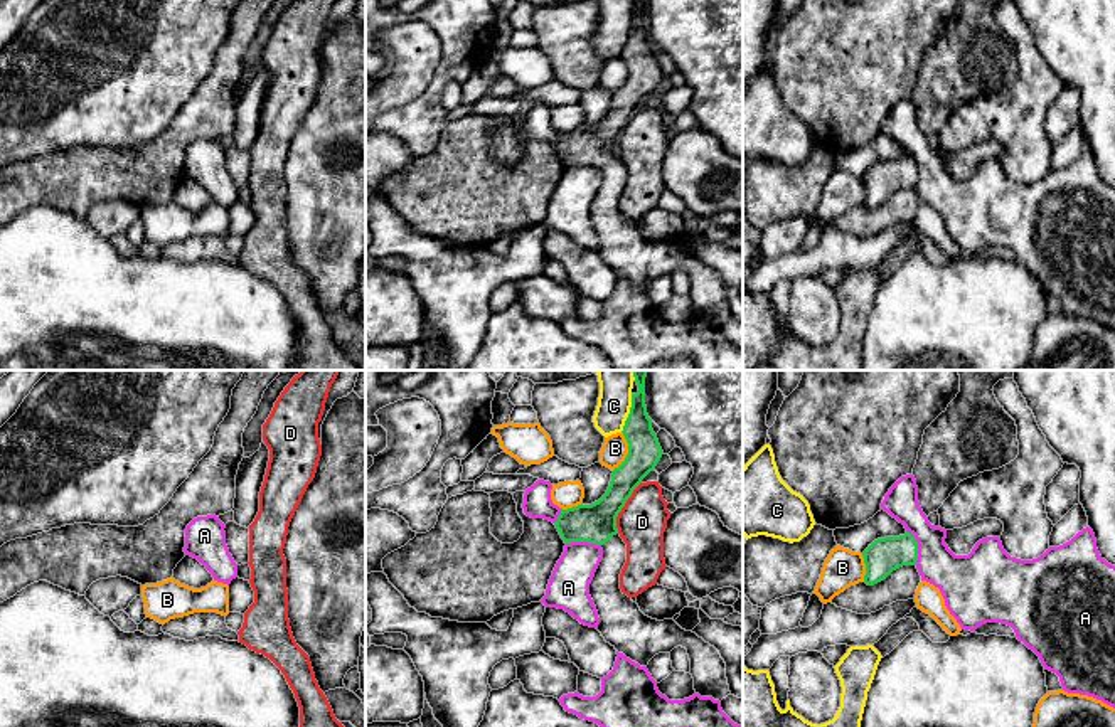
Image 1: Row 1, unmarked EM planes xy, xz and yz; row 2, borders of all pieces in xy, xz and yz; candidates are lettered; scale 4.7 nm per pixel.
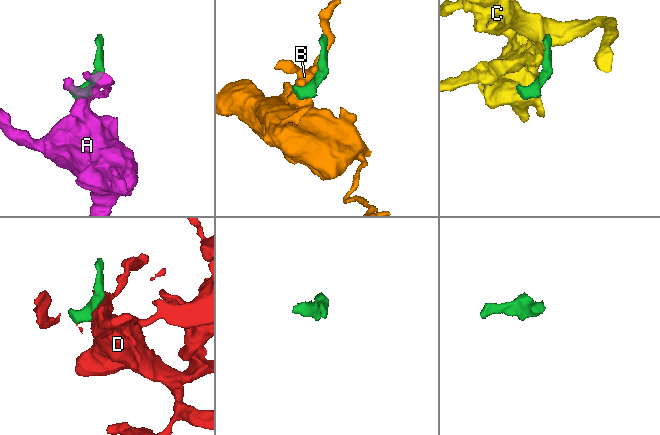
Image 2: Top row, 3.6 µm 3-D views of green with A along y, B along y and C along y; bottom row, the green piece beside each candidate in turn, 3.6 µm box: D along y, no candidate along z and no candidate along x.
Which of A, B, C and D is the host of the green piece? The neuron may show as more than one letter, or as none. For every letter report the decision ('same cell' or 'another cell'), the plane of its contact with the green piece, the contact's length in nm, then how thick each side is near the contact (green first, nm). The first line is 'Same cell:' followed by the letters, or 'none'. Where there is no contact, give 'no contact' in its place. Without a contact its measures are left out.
Same cell: none
A: another cell; meets green in yz; contact 180 nm long; 170 nm thick on the green side, 220 nm on the other
B: another cell; meets green in xz; contact 200 nm long; 160 nm thick on the green side, 130 nm on the other
C: another cell; meets green in xz; contact 190 nm long; 160 nm thick on the green side, 180 nm on the other
D: another cell; meets green in xz; contact 280 nm long; 190 nm thick on the green side, 220 nm on the other

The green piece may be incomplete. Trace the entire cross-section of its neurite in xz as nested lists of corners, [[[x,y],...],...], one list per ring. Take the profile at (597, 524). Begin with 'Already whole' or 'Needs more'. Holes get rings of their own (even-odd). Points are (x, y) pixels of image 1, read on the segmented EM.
Needs more. [[[633,370],[633,377],[638,392],[632,394],[630,414],[622,431],[628,443],[625,461],[613,470],[610,486],[598,501],[561,508],[554,525],[564,544],[590,542],[603,549],[603,559],[590,584],[590,596],[600,618],[596,629],[605,641],[640,666],[647,666],[659,653],[670,653],[677,646],[686,648],[696,693],[721,702],[731,692],[719,651],[696,633],[682,629],[674,619],[657,621],[645,616],[620,589],[627,544],[618,533],[616,517],[664,454],[647,414],[647,370]]]

